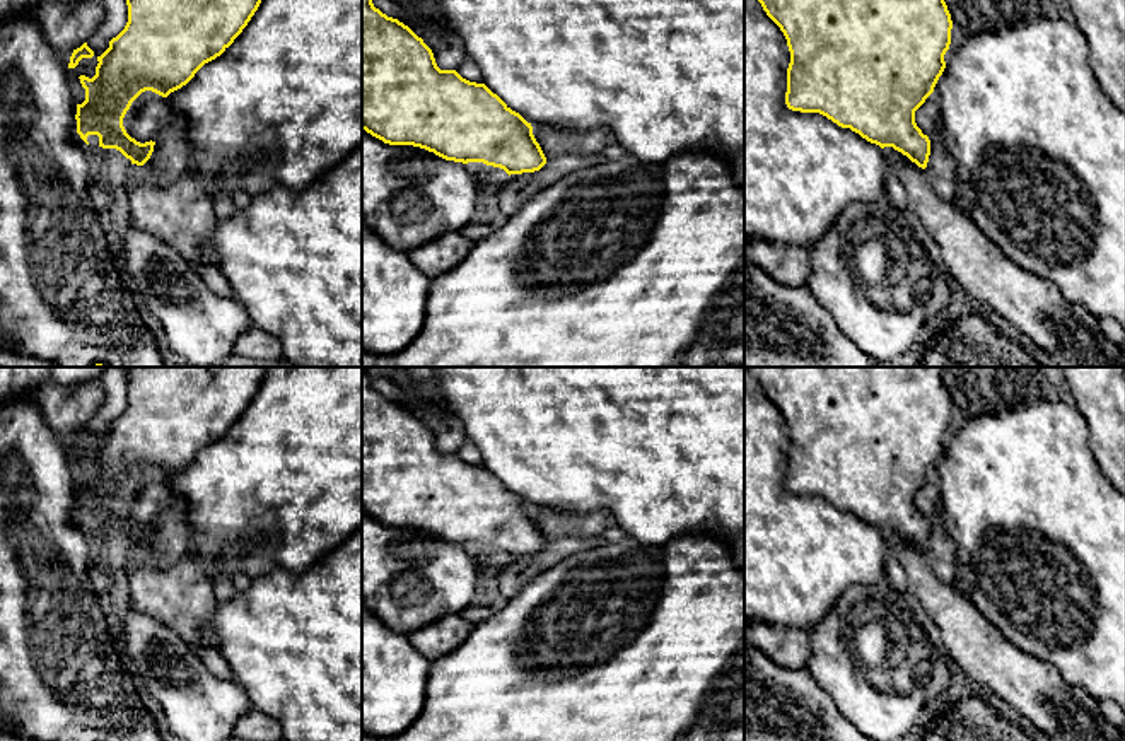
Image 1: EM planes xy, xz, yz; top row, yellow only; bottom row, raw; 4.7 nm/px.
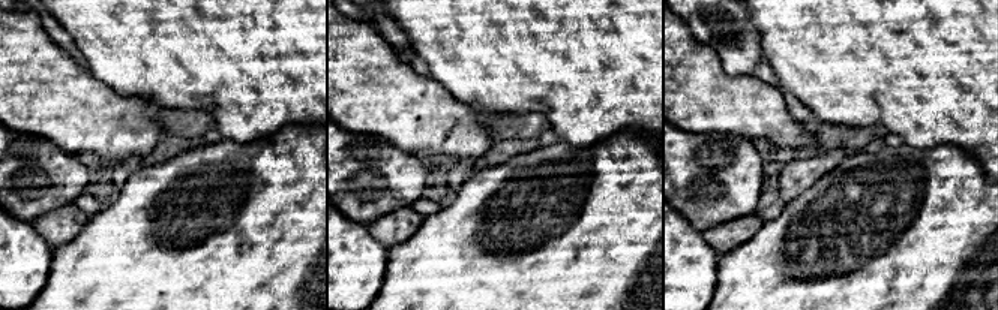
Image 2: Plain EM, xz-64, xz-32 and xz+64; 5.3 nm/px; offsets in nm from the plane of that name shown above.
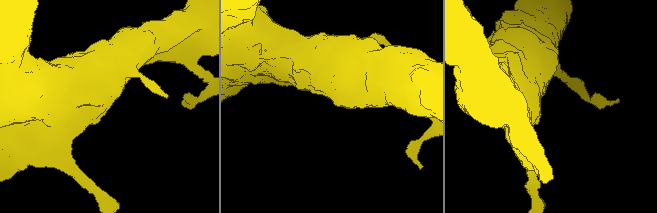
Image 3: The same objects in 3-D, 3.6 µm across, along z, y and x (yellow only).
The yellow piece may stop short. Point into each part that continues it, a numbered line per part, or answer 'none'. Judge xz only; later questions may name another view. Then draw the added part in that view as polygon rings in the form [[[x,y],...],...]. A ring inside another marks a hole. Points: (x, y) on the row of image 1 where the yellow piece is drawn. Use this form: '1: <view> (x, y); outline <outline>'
none

